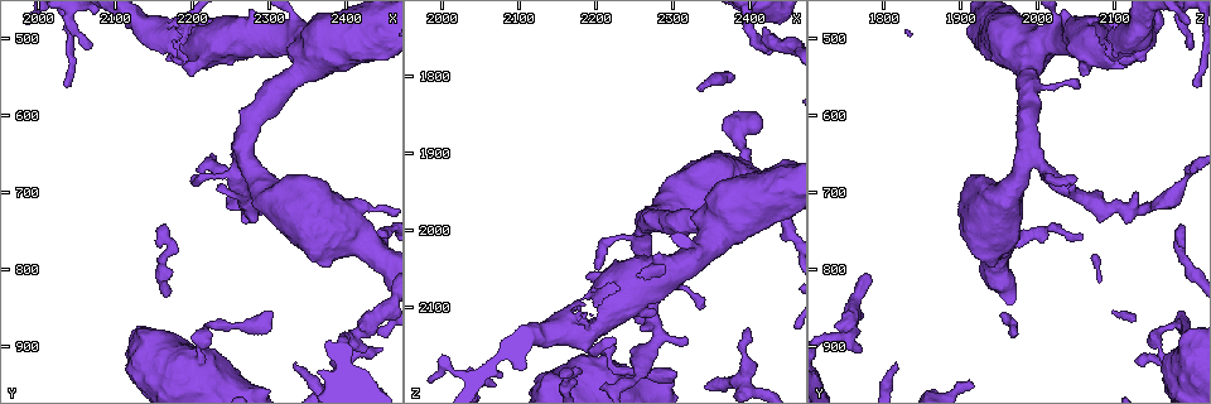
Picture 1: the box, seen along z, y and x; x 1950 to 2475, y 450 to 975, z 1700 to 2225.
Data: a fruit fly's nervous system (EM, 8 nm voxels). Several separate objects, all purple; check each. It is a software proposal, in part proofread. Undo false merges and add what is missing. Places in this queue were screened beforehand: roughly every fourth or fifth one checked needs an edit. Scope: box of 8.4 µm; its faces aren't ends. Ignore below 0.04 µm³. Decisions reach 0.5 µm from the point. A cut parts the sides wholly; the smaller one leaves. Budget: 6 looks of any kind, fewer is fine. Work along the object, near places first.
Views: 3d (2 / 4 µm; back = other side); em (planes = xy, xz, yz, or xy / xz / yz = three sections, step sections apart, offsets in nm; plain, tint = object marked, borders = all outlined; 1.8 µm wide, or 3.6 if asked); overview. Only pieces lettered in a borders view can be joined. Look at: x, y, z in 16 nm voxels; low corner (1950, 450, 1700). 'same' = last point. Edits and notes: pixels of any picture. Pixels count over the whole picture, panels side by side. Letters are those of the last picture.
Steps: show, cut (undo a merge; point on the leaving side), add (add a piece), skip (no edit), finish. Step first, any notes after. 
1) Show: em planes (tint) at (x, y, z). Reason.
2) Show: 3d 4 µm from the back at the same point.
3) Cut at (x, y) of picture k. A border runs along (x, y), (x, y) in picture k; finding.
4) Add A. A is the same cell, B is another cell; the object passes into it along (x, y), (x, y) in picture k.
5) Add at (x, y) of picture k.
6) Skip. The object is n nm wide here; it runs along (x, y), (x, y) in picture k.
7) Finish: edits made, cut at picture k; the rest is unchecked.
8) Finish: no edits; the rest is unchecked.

Show: 3d 2 µm at (2415, 885, 1755). Abrupt turn.

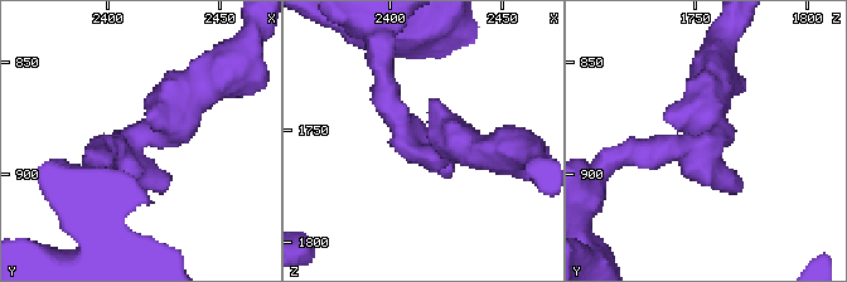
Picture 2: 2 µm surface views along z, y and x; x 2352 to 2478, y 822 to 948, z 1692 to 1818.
Show: em xz step 8 (tint) at (2414, 889, 1759). The arms are 200, 280 nm wide.

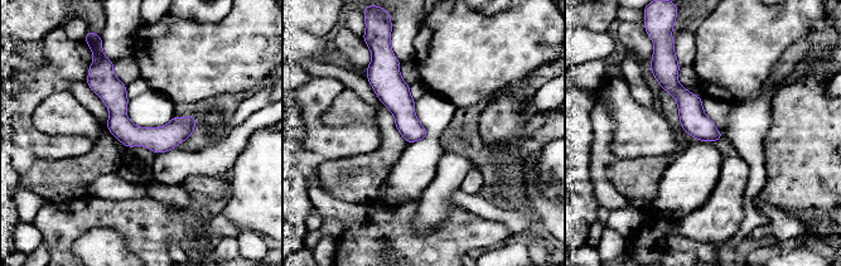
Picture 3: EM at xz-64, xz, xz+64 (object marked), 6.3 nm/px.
Show: em planes (borders) at the same point. Another direction.

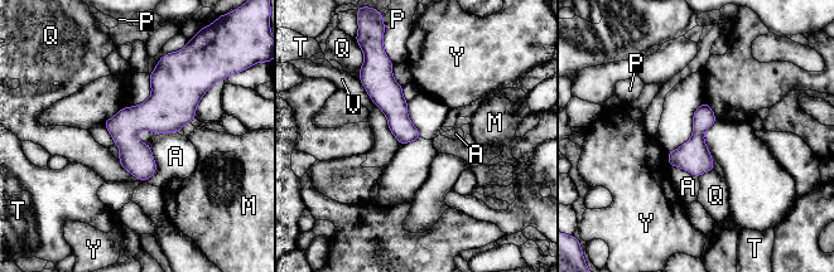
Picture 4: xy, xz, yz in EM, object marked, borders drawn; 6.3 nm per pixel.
Skip. A, M, P, Q, T, V and Y are other cells; a border runs along (149, 145), (155, 171), (139, 180) in picture 4; all the same neuron.

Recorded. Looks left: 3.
Show: 3d 4 µm at (2350, 540, 1985). Sudden change in width.

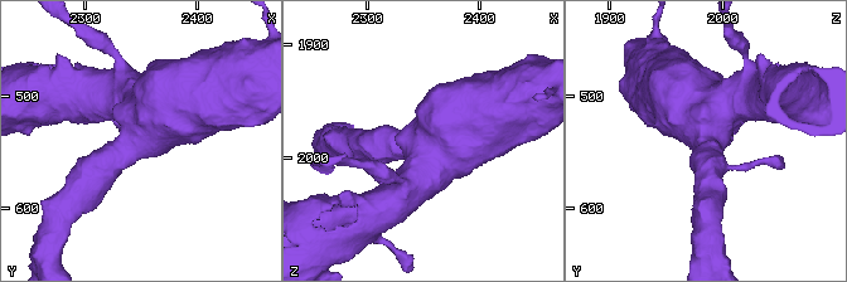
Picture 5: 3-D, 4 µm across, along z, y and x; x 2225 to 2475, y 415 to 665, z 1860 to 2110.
Show: em planes (borders) at (2350, 538, 1984).

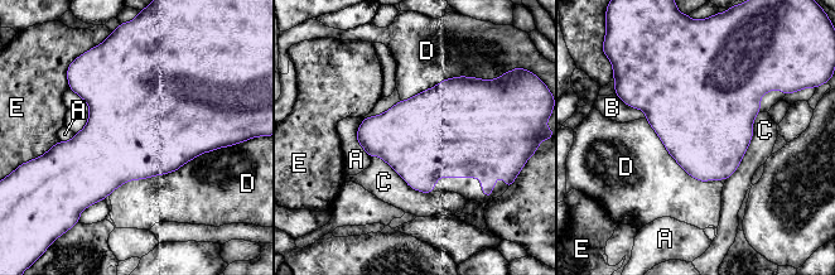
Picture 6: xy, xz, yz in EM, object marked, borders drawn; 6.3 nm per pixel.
Skip. A, B, C, D and E are other cells; continuous, no second neuron.

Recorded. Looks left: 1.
Finish: no edits; the rest is unchecked.

